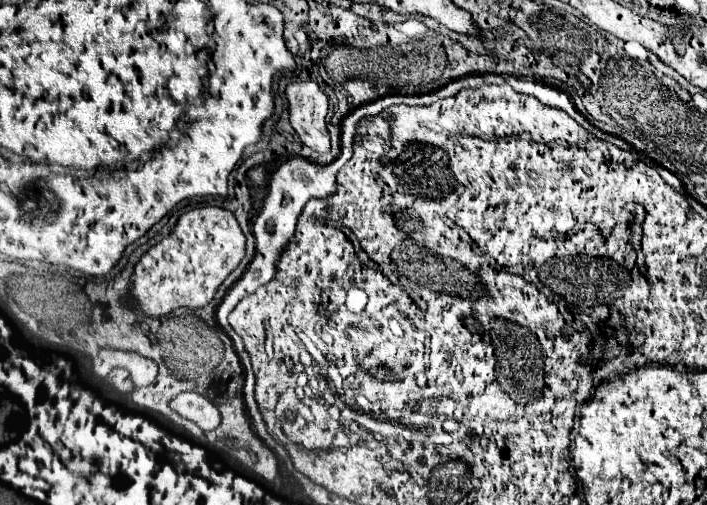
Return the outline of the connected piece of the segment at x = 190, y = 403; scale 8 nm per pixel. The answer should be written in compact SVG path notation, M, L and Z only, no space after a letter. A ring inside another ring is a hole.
M198 392L178 394L168 406L176 414L184 416L186 420L192 420L194 424L198 424L204 432L212 432L220 424L220 412L218 412L218 408L208 398L204 398Z

